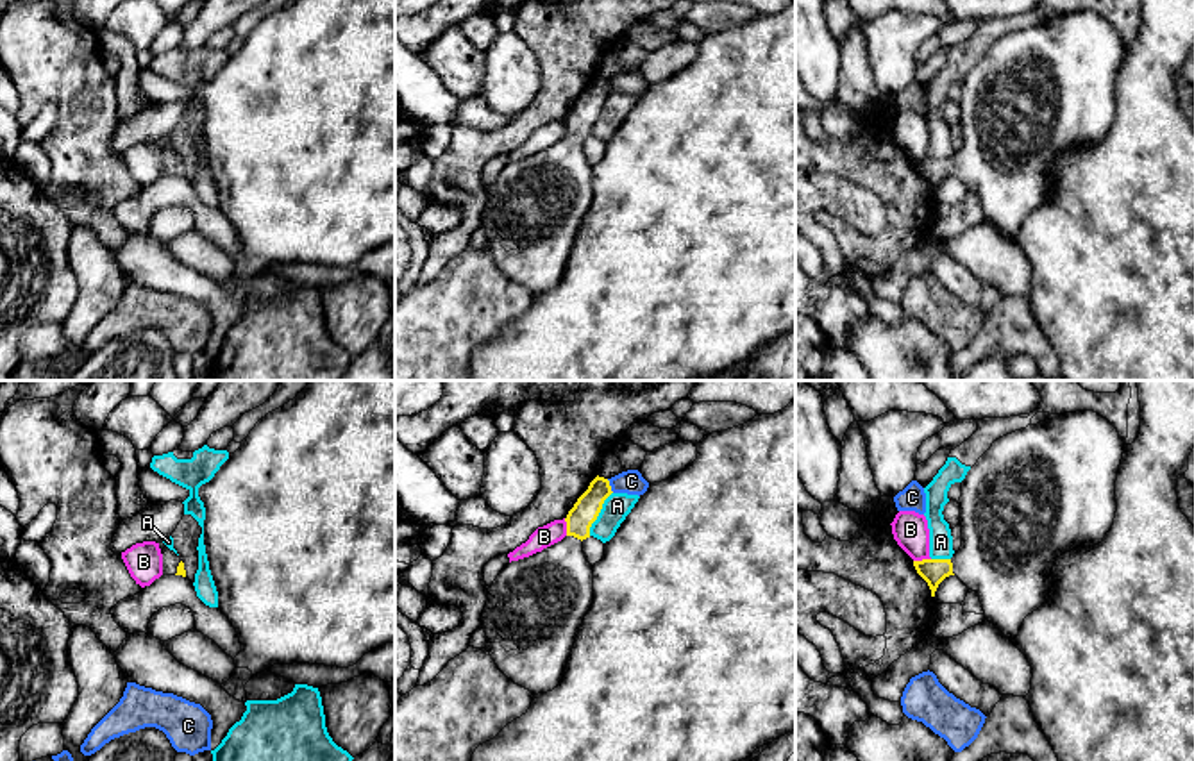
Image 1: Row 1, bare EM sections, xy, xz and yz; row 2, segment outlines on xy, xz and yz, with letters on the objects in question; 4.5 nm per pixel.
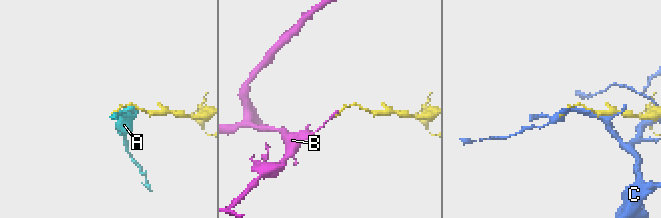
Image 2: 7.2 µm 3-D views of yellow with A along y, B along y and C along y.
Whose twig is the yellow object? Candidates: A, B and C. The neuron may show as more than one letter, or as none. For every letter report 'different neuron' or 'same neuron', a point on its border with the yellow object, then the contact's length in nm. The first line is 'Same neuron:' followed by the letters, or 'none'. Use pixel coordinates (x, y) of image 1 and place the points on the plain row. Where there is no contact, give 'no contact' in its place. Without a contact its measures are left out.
Same neuron: none
A: different neuron | xz (599, 111) | 220 nm
B: different neuron | xz (567, 127) | 80 nm
C: different neuron | xz (610, 86) | 70 nm

